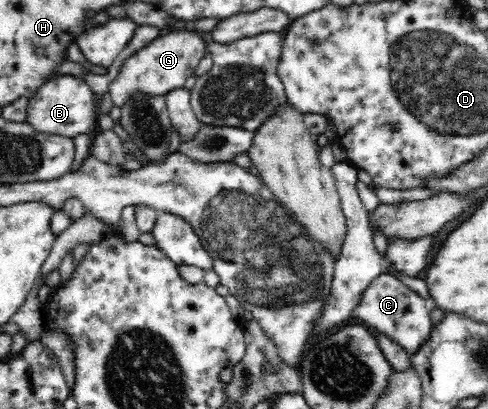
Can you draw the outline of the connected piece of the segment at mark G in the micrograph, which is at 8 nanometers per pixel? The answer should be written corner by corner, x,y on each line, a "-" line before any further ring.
175,32
165,38
157,38
155,42
141,48
127,58
120,67
117,76
109,85
109,96
117,108
127,106
137,96
165,96
171,90
184,88
185,80
198,67
201,56
205,54
203,40
195,32

